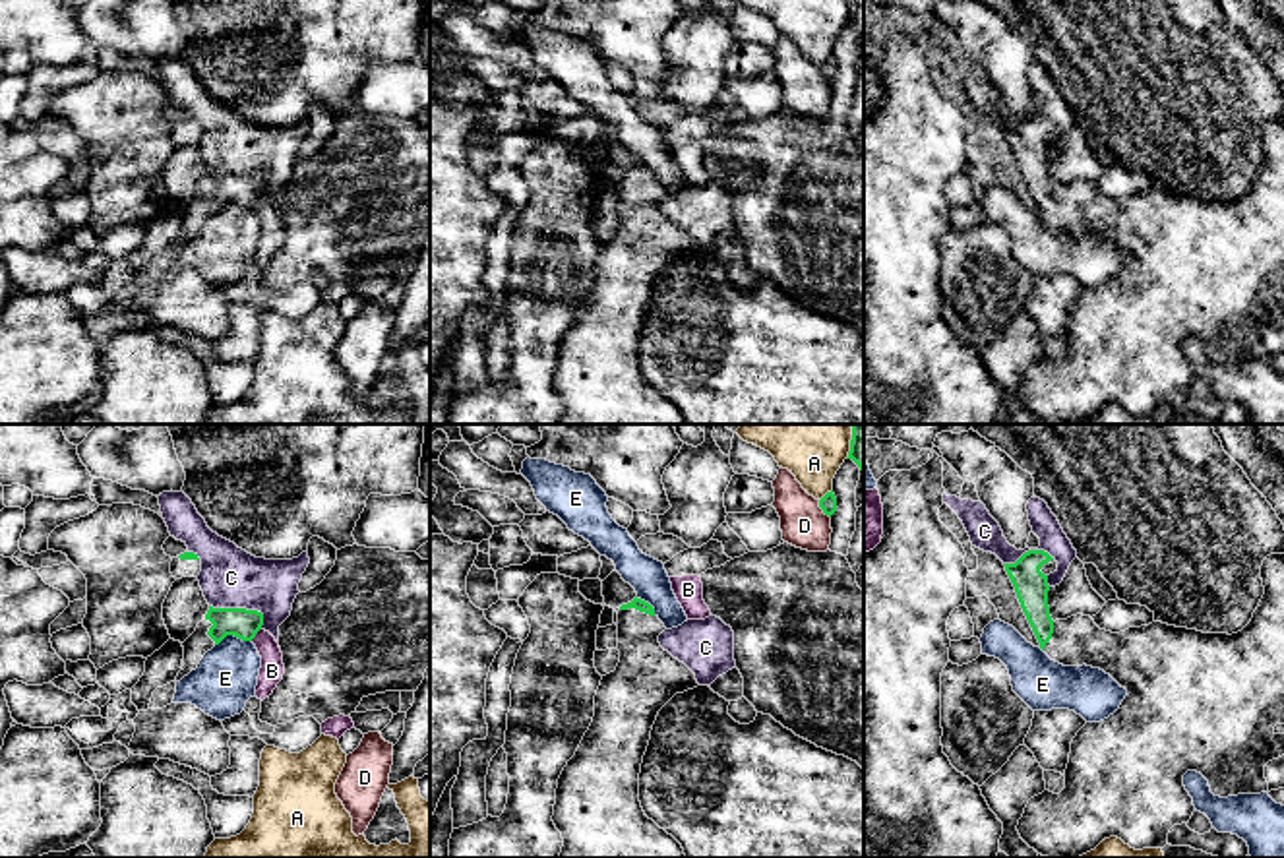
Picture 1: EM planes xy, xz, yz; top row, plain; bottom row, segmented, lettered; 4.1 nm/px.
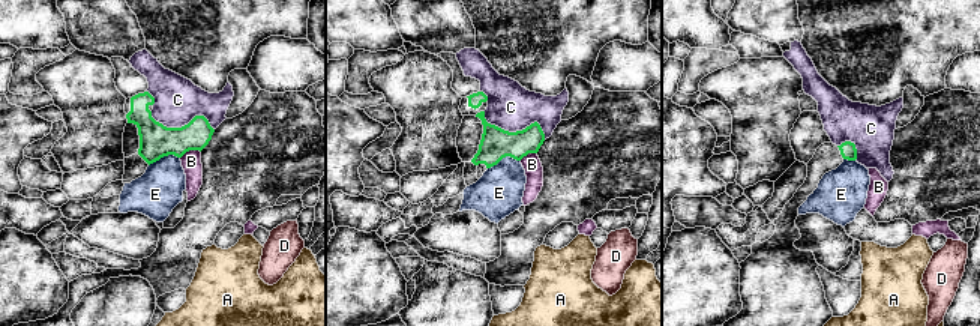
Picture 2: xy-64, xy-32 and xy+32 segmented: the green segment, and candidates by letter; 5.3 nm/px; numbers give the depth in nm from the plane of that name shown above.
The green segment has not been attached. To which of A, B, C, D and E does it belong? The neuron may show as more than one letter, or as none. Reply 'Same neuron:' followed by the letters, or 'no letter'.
Same neuron: no letter

